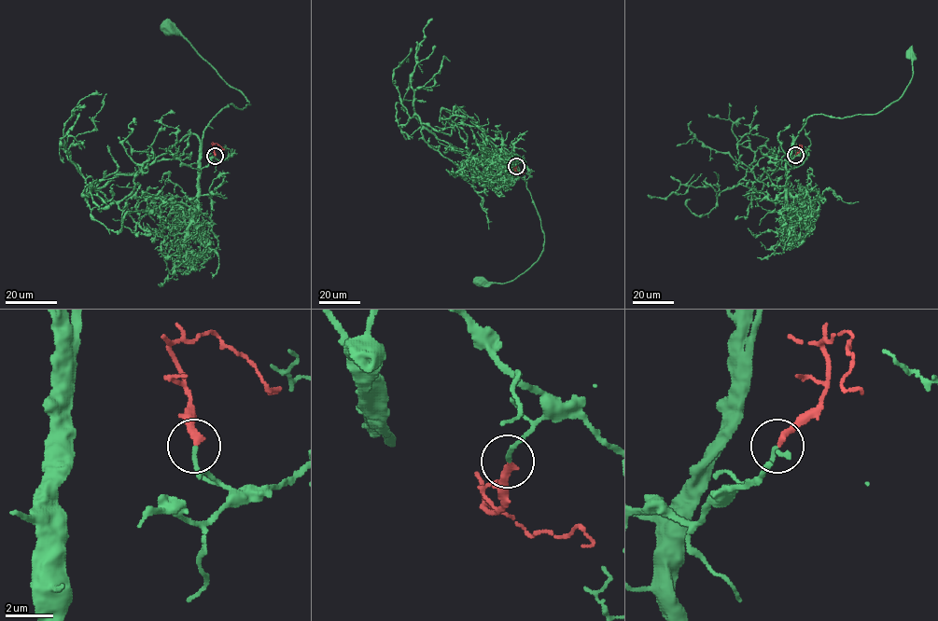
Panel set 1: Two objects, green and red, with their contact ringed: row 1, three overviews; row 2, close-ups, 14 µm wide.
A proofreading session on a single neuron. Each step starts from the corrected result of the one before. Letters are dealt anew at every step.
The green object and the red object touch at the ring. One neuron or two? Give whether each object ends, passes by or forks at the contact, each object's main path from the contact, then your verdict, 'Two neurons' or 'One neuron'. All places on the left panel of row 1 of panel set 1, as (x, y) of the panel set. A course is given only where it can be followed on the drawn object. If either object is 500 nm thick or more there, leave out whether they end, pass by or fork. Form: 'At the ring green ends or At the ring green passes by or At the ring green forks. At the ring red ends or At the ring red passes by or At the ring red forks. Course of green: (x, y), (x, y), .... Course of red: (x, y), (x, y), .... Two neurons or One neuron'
At the ring green ends. At the ring red ends. Course of green: (215, 156), (218, 162), (200, 171), (205, 127), (228, 104), (241, 109), (249, 102), (181, 34), (169, 30). Course of red: (215, 156), (213, 144), (216, 143), (223, 149). One neuron

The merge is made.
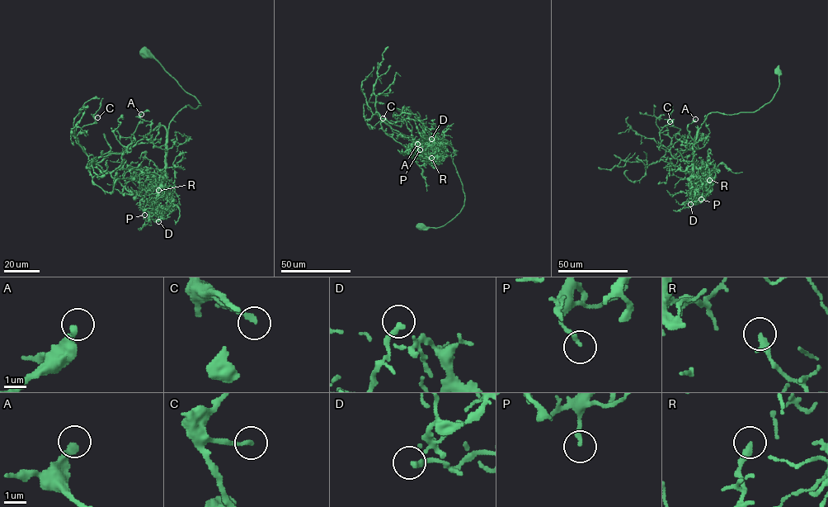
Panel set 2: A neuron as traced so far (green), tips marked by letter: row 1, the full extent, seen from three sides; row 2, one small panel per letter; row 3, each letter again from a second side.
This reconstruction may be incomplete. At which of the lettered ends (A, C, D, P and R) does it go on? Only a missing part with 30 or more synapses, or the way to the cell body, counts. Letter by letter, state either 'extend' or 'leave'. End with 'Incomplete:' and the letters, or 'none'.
A: leave
C: leave
D: leave
P: leave
R: leave
Incomplete: none

